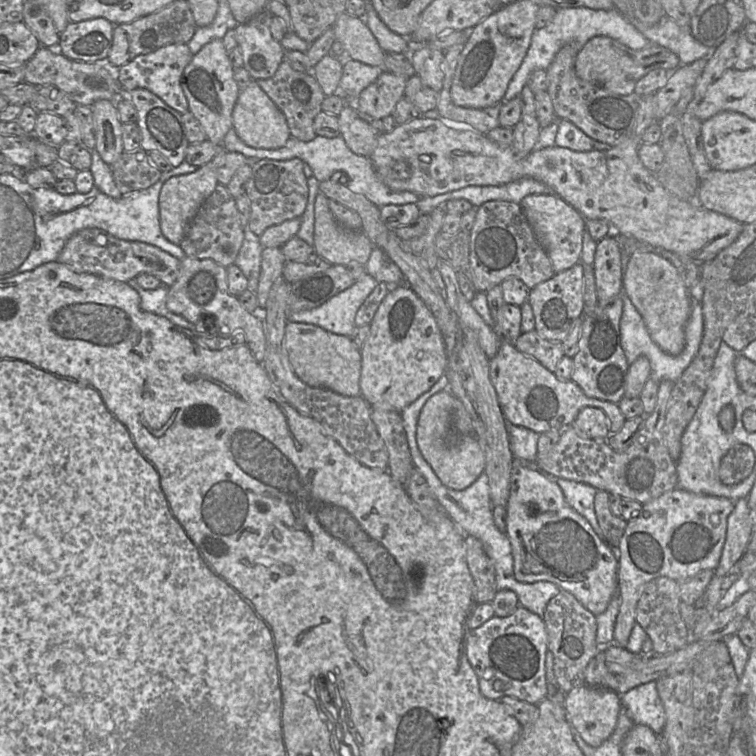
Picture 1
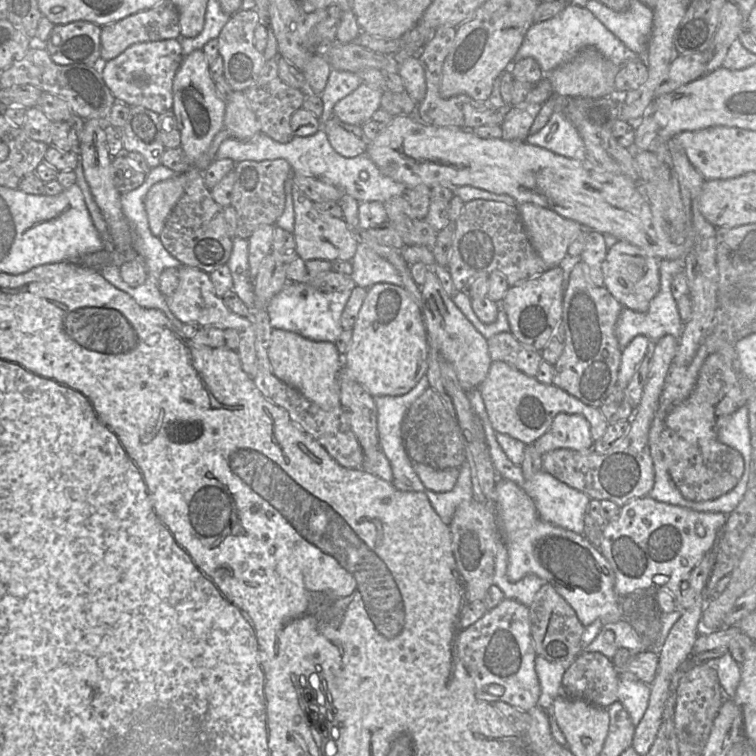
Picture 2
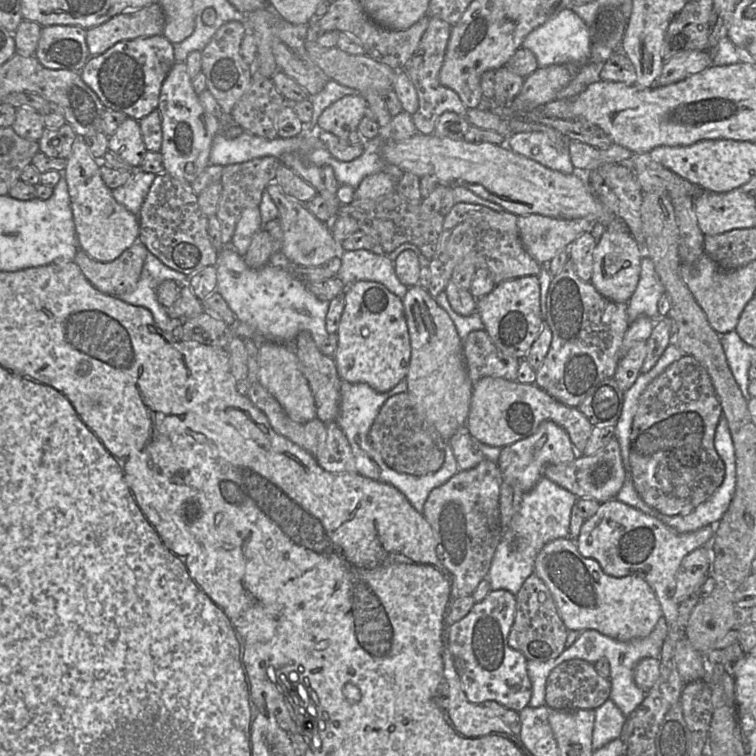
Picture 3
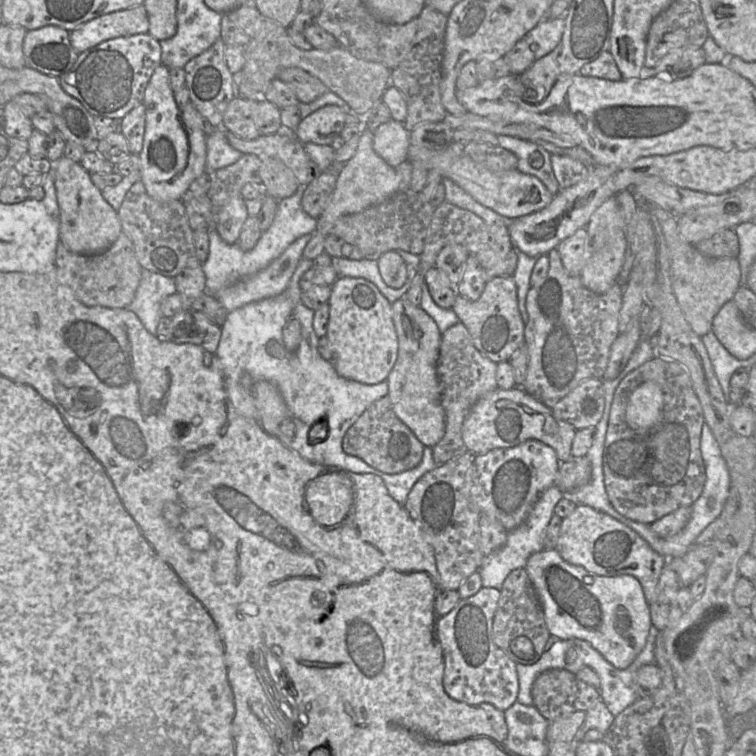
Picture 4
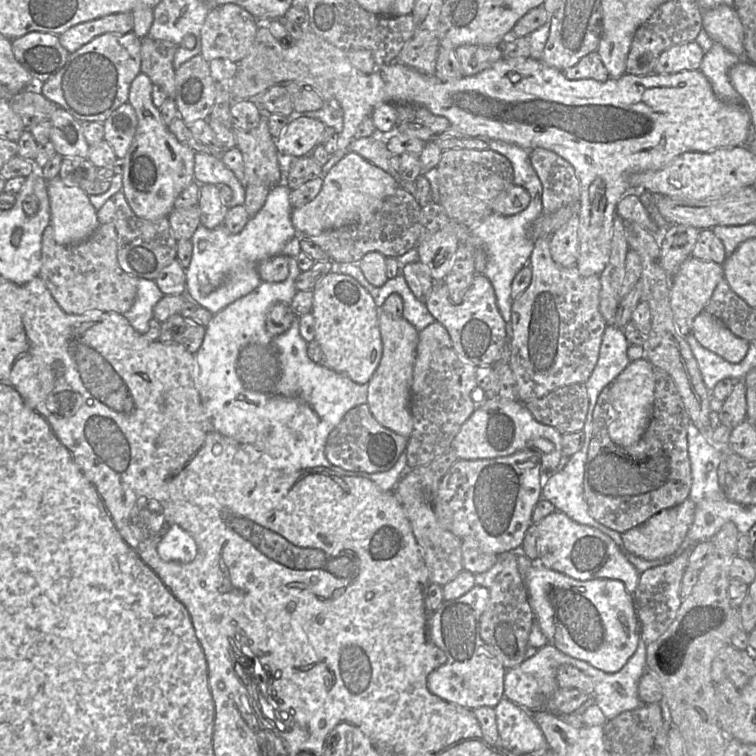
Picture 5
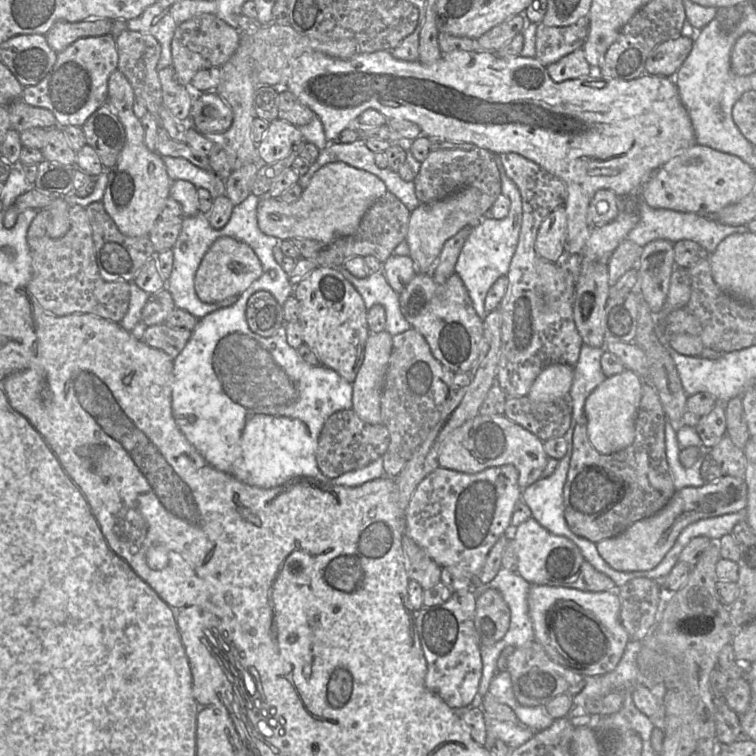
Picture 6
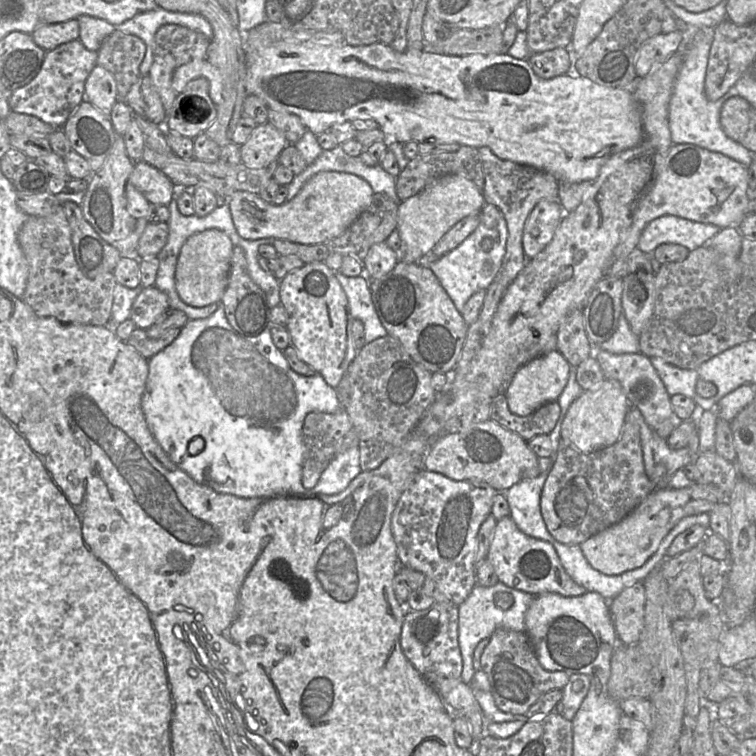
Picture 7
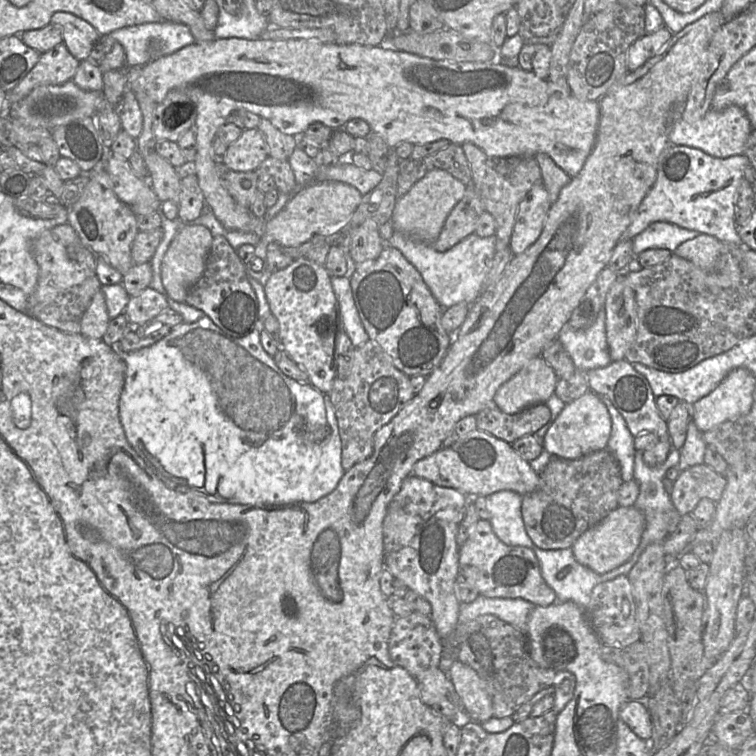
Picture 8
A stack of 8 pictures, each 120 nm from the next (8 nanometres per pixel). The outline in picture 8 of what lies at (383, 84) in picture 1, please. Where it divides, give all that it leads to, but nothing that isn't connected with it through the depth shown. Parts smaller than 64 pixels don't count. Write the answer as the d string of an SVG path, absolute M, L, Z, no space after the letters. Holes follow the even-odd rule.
M258 128L244 130L241 136L228 145L221 162L236 172L255 171L268 158L267 144Z

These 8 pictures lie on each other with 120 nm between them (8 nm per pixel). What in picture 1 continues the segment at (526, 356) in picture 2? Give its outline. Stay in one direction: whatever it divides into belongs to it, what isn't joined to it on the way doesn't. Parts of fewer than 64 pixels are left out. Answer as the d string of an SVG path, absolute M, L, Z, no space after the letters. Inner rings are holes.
M534 330L522 332L514 342L514 346L519 352L537 360L552 372L565 356L561 342L544 339Z

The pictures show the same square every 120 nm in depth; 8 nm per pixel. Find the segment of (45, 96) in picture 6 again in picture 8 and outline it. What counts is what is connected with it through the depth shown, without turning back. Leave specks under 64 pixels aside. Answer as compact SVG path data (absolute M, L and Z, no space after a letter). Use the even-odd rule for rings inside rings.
M63 43L41 54L37 64L25 78L7 92L7 109L25 98L36 87L72 81L79 64L80 61Z

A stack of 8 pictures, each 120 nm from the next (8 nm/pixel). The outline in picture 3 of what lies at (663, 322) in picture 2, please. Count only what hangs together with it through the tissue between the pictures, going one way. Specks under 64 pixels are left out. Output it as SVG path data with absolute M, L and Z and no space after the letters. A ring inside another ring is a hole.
M644 257L637 288L627 303L629 324L642 316L657 320L658 302L663 294L664 287L655 271L652 260Z

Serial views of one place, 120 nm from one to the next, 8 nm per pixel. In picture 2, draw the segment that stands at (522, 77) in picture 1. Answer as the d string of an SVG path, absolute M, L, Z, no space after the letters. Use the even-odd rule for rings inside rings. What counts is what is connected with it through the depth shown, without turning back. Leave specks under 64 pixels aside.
M568 3L566 7L551 19L535 22L528 30L524 41L513 62L524 58L534 59L547 77L555 68L571 60L585 47L595 47L603 56L616 64L628 59L637 59L618 37L583 5Z

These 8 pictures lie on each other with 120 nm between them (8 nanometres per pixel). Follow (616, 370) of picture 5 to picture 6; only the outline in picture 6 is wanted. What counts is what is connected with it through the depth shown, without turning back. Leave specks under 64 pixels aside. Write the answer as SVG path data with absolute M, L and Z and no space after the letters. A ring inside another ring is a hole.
M583 345L579 360L573 368L574 380L569 394L572 399L573 412L570 427L575 427L584 414L584 405L588 396L607 378L601 368L604 347Z

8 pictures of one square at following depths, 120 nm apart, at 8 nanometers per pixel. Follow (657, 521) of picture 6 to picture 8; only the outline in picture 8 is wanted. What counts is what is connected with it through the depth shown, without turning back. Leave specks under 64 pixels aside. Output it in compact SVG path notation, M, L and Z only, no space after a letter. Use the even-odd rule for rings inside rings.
M635 506L618 507L598 524L585 531L571 546L575 559L596 573L610 572L628 561L638 548L646 518Z

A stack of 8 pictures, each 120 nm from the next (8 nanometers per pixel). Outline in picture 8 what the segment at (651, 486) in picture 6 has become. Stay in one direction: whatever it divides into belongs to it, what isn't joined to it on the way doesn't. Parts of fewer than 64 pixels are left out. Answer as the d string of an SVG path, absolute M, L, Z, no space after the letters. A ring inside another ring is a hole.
M606 448L574 460L552 456L539 477L539 487L523 496L521 515L528 536L540 549L571 547L585 531L619 507L618 492L624 481L618 462Z

